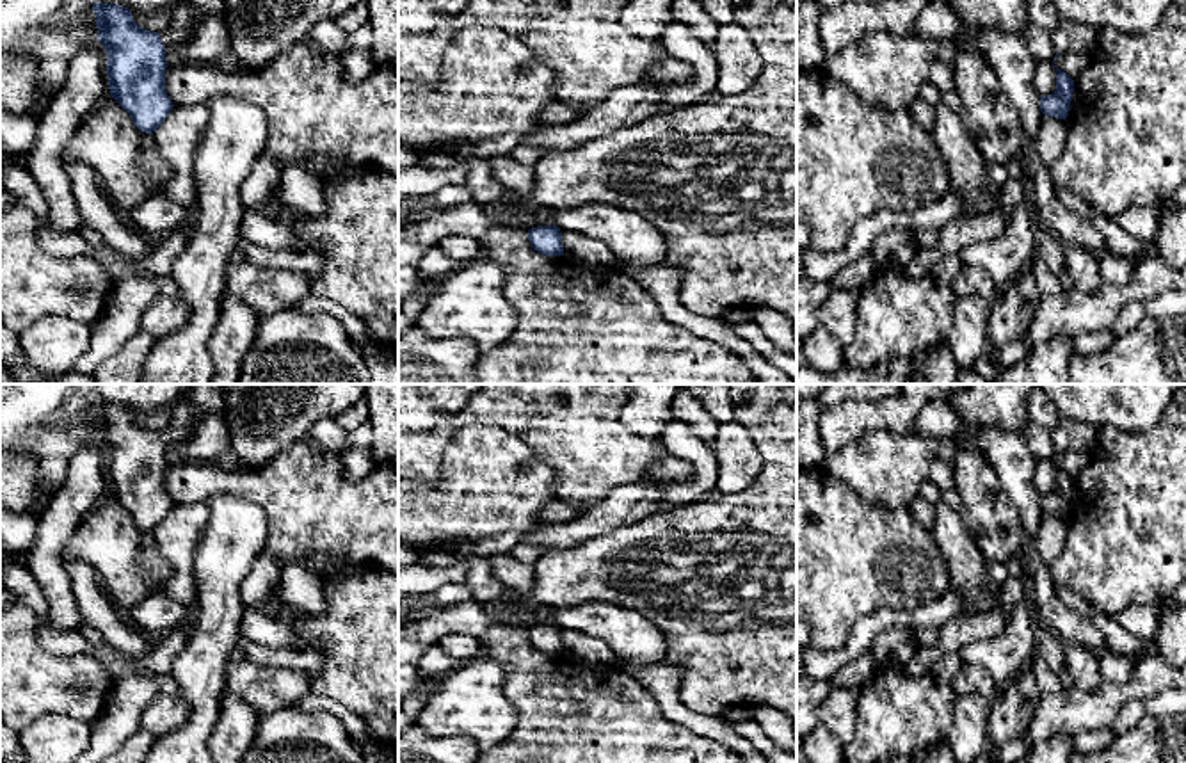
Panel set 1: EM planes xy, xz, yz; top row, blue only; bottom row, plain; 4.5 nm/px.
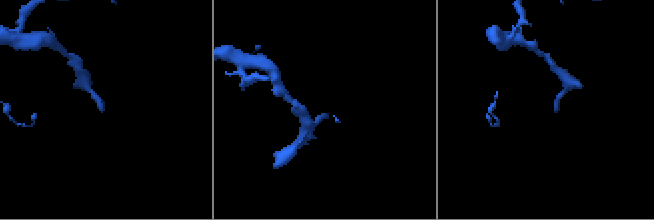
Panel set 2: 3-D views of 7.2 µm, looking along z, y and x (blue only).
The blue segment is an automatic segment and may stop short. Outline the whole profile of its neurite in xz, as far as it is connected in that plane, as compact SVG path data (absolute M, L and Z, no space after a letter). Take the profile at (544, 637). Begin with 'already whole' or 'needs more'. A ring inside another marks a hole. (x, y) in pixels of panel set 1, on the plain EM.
already whole | M555 622L528 628L528 639L541 653L564 655L562 630Z

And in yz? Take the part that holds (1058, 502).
already whole | M1056 466L1056 489L1047 494L1040 494L1040 510L1051 516L1065 518L1070 509L1074 491L1074 478Z

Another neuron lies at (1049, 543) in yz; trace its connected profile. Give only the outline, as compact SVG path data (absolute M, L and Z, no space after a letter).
M1042 512L1042 525L1035 546L1038 557L1049 566L1063 550L1065 537L1067 537L1067 525L1069 525L1067 516L1058 518Z

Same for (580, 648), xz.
M562 630L562 644L565 658L574 663L605 669L615 665L615 655L605 640L576 630Z

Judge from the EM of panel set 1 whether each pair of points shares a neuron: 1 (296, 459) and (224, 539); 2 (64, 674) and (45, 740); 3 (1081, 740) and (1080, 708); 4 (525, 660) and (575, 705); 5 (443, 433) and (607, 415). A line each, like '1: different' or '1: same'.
1: different
2: different
3: different
4: same
5: same

